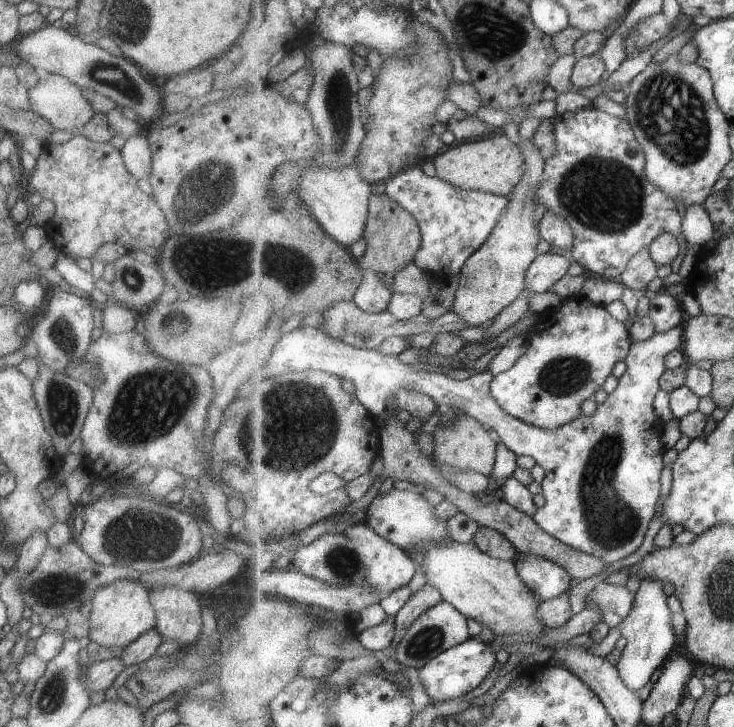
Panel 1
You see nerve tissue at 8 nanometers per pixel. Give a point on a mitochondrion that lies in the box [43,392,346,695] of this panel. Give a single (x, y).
(130, 537)

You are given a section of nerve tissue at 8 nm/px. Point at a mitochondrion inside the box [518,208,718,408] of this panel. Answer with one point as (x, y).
(564, 376)

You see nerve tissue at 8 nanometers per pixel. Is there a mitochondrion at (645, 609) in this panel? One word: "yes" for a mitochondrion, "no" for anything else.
no

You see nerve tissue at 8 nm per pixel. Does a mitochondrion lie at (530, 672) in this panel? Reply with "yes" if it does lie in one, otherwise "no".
no

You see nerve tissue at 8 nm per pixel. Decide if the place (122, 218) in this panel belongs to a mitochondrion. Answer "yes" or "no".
no

